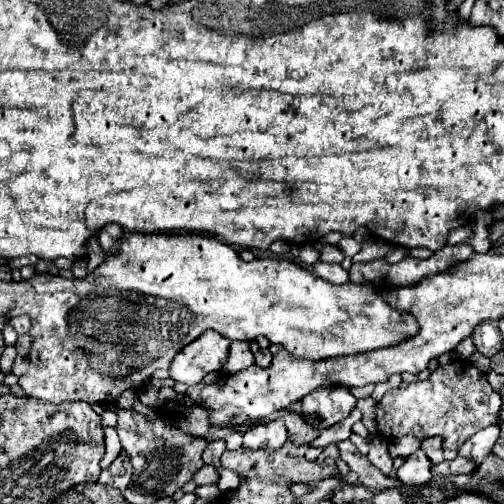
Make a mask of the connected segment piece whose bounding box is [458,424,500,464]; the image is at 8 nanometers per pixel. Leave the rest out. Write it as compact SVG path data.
M492 424L480 432L476 432L474 436L470 436L462 448L460 448L460 456L466 456L466 458L472 458L476 464L480 464L494 448L496 440L500 438L500 426Z

